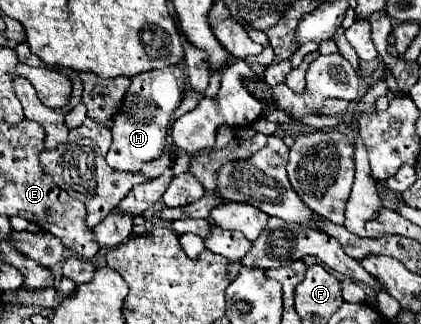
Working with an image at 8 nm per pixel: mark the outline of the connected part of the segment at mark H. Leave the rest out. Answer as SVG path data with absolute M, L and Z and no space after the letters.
M177 65L131 77L131 87L125 93L121 109L113 115L113 143L107 155L107 161L113 169L137 173L143 163L163 155L169 121L183 99L183 91L185 75L177 69Z

